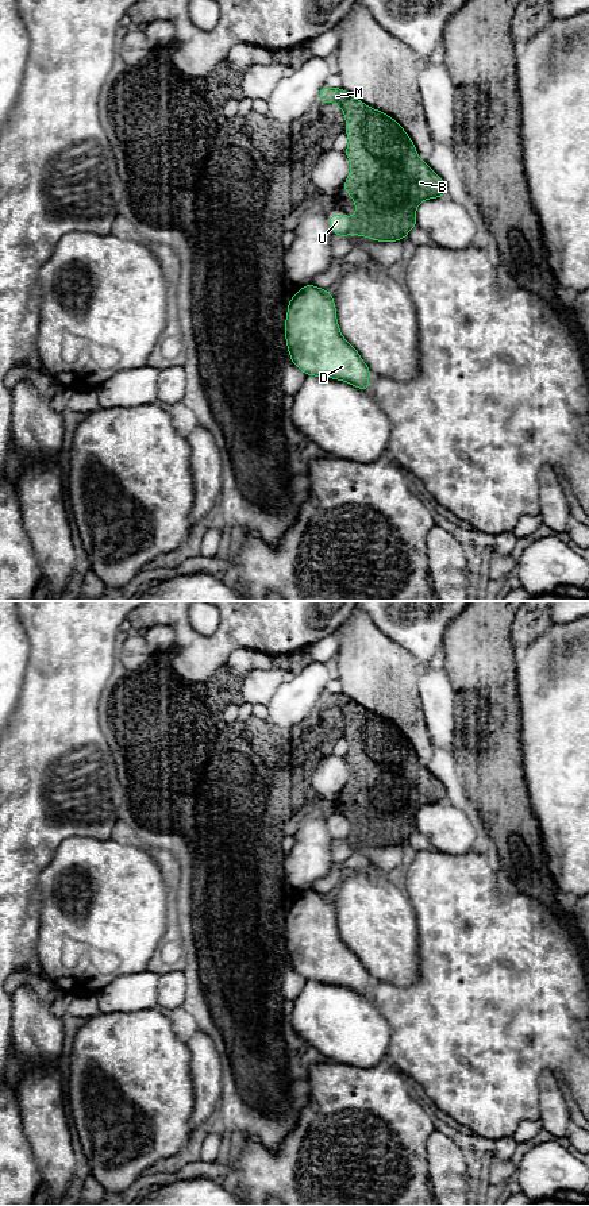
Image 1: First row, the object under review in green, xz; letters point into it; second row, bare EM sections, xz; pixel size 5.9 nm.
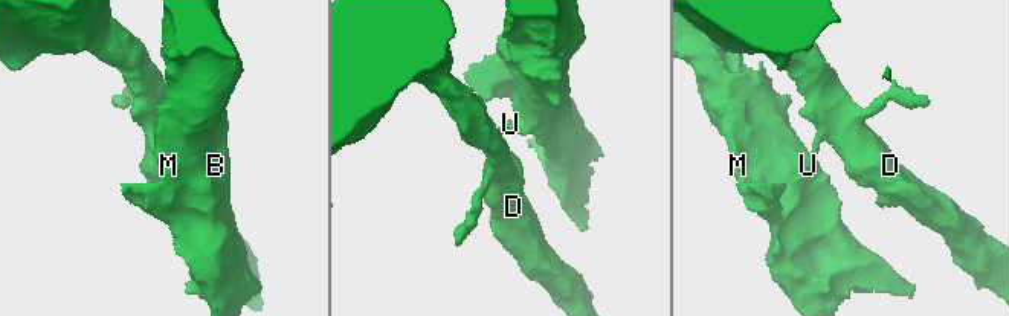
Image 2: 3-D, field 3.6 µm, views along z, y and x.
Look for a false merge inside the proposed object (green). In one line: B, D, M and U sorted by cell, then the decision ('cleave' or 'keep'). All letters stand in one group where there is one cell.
B M / D U | cleave

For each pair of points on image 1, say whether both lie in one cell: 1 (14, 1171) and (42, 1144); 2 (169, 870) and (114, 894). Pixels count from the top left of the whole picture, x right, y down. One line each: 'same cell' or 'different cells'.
1: different cells
2: different cells

